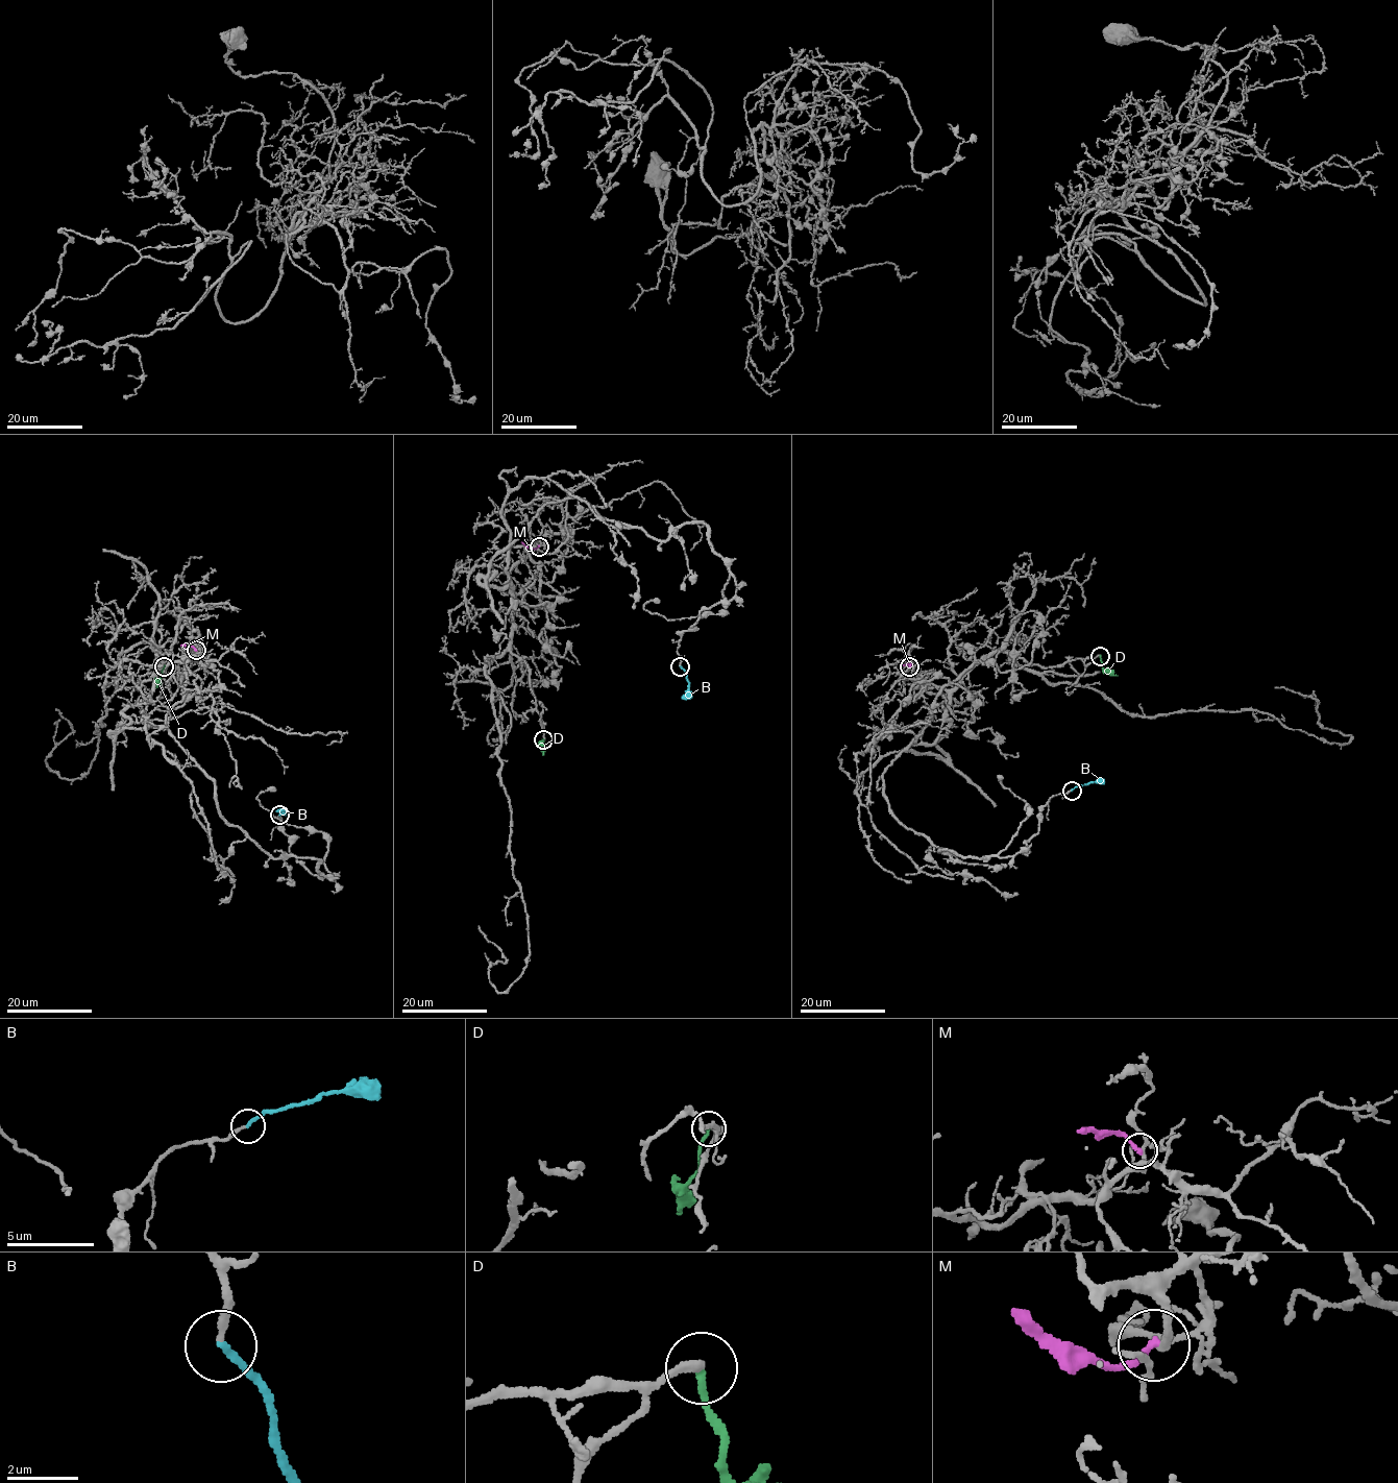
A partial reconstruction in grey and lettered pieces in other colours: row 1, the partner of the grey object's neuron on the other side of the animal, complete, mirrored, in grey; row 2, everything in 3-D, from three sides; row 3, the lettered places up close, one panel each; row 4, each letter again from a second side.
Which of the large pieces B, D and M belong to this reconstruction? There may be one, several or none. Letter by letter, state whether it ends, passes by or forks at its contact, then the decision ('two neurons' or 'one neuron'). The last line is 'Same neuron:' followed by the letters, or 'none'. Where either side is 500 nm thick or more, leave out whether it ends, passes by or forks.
B: it ends | one neuron
D: it ends | two neurons
M: it ends | two neurons
Same neuron: B

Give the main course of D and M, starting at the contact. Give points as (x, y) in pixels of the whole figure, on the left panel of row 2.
D: (164, 666), (155, 687)
M: (196, 650), (180, 646)

